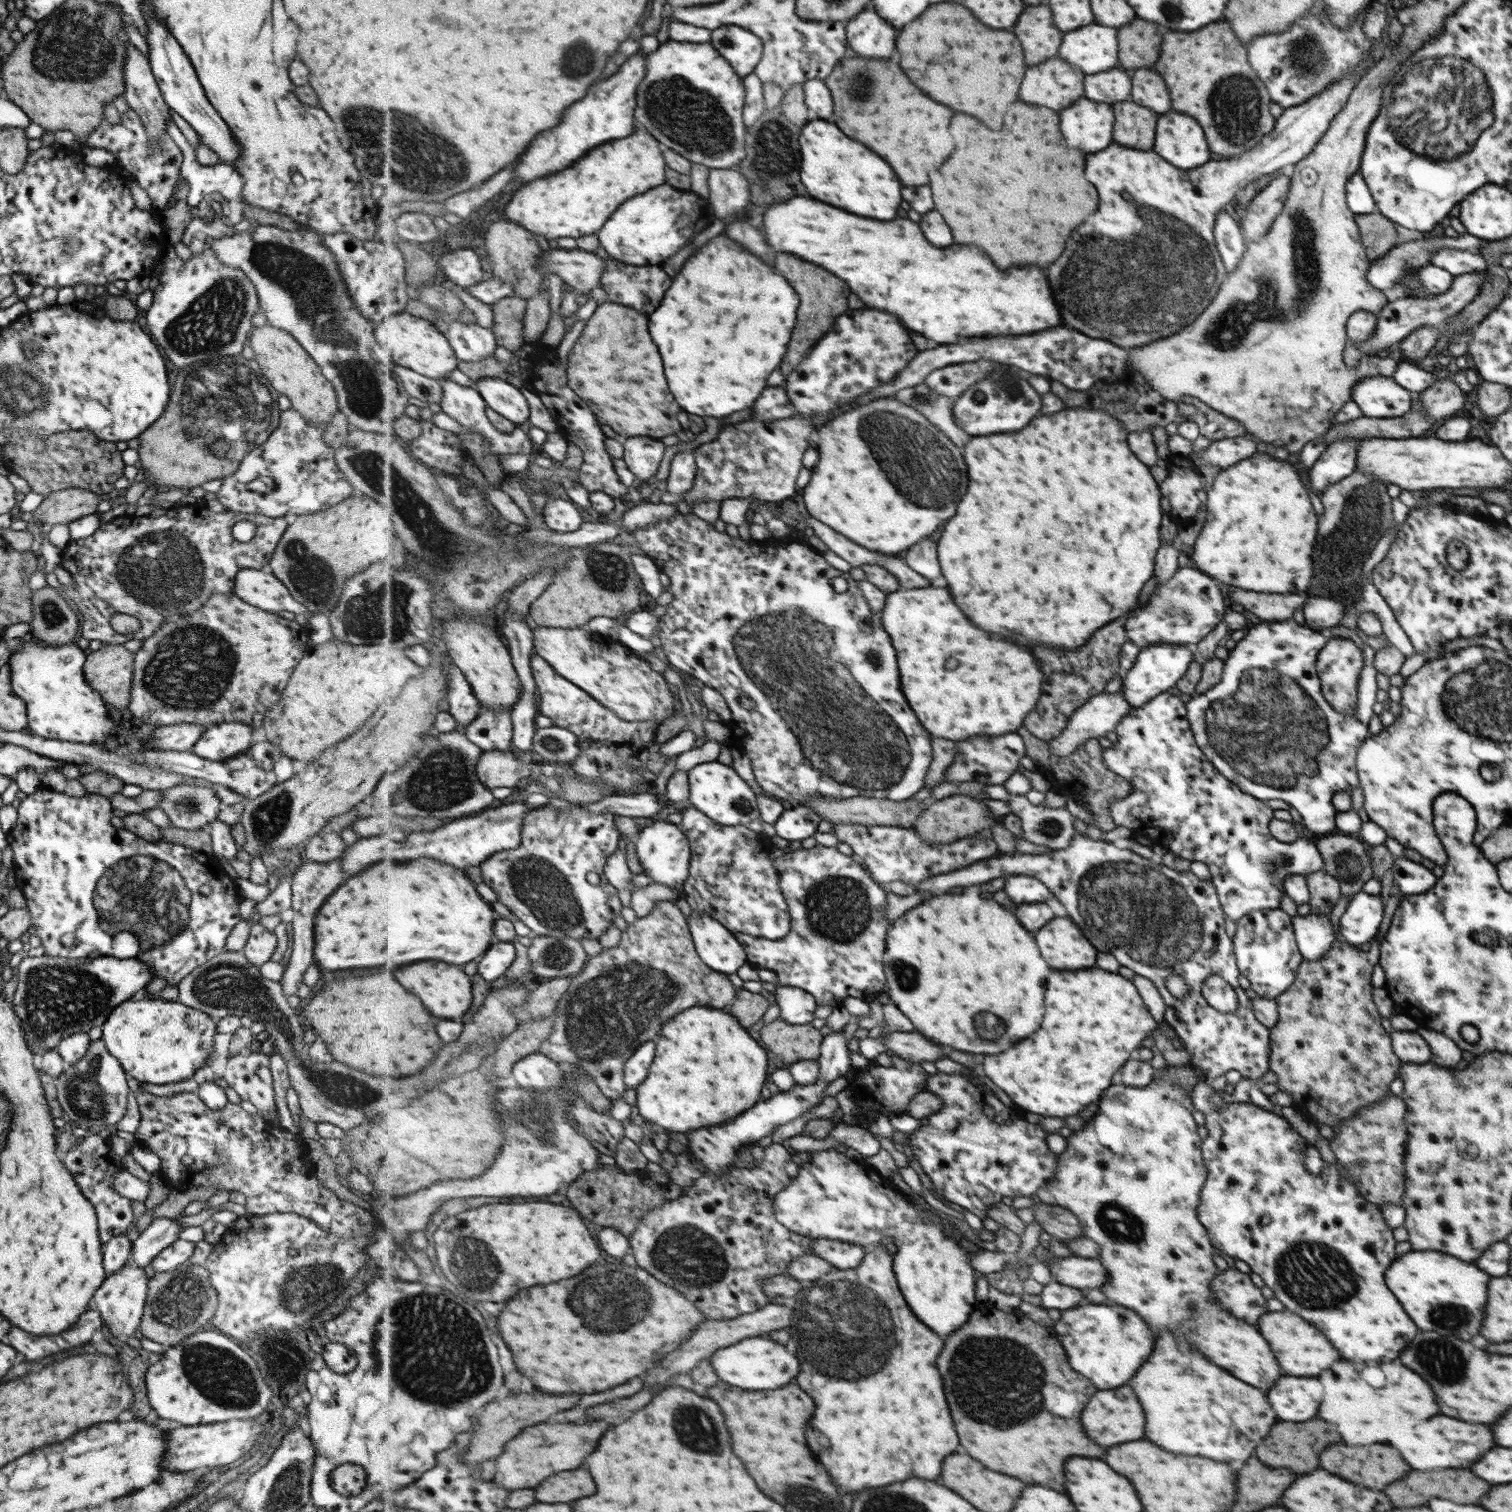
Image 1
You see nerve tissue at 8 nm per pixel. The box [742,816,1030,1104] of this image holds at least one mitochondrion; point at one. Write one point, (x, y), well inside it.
(838, 908)

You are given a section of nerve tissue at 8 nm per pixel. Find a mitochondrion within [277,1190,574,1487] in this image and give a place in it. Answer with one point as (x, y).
(432, 1349)

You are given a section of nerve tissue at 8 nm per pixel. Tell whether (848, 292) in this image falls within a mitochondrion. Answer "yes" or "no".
no

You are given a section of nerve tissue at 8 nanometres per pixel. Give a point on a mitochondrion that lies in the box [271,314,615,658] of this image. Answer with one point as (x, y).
(448, 547)

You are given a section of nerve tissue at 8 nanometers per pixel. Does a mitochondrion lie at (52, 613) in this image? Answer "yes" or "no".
yes

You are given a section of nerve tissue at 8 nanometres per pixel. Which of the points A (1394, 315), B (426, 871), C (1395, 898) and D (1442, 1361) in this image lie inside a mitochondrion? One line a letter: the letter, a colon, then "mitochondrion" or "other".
A: other
B: other
C: other
D: mitochondrion

